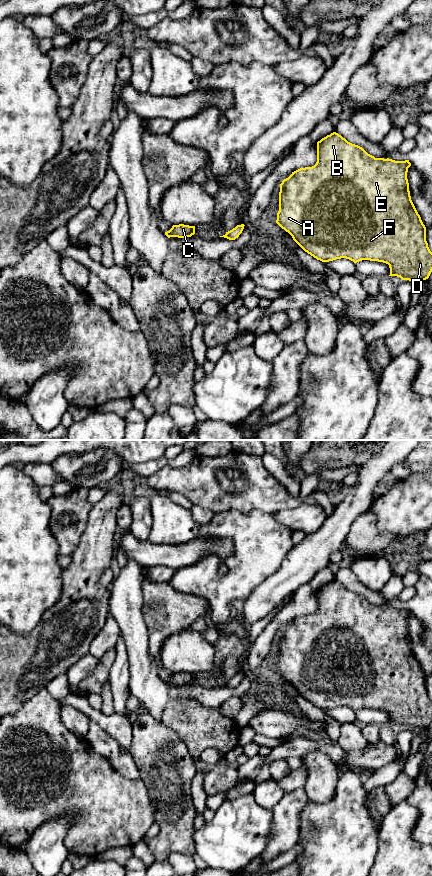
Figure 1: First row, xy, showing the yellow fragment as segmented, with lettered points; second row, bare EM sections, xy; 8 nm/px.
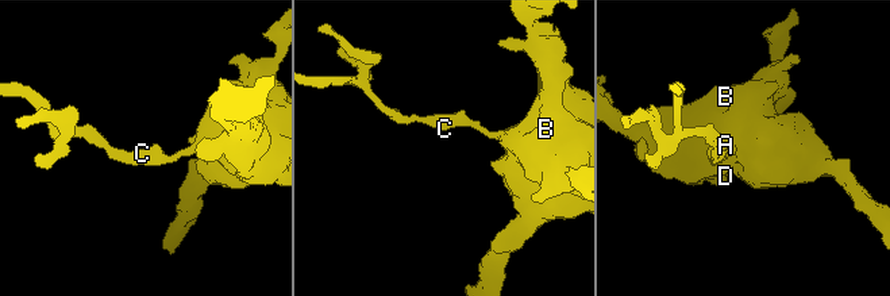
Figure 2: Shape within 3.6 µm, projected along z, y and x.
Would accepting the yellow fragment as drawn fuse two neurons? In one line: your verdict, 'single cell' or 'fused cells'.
single cell

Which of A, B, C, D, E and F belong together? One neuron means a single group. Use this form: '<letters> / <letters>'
A B C D E F

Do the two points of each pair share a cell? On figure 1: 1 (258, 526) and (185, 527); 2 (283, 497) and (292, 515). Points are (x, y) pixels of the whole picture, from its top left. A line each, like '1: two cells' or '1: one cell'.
1: two cells
2: two cells

